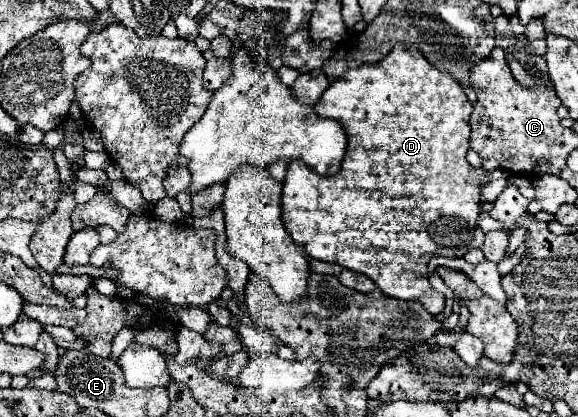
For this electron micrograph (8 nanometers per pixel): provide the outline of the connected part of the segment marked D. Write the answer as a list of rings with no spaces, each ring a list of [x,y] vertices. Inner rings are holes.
[[[401,44],[395,46],[387,58],[383,58],[377,64],[363,64],[359,68],[351,68],[347,70],[343,76],[339,76],[327,90],[325,94],[319,98],[319,102],[315,104],[315,110],[319,116],[323,118],[335,118],[341,120],[341,124],[347,130],[349,136],[349,144],[347,144],[347,154],[341,162],[341,170],[335,176],[319,176],[312,171],[307,165],[300,160],[292,161],[287,169],[285,179],[283,180],[283,196],[281,196],[281,208],[283,208],[283,224],[287,228],[287,232],[291,234],[293,242],[297,246],[301,246],[309,258],[315,260],[323,260],[323,262],[333,262],[339,264],[347,270],[365,274],[367,278],[371,278],[383,294],[399,298],[399,300],[415,300],[421,302],[425,306],[425,310],[429,310],[429,314],[437,316],[443,312],[445,308],[445,296],[441,292],[437,292],[431,284],[429,278],[425,274],[427,264],[433,256],[451,256],[451,258],[461,258],[465,252],[469,252],[471,248],[481,248],[483,246],[483,232],[481,228],[473,228],[477,226],[477,216],[479,216],[479,188],[483,182],[487,180],[497,180],[497,178],[505,178],[507,174],[499,168],[495,170],[489,178],[485,170],[475,170],[469,162],[467,162],[467,150],[469,150],[469,136],[471,136],[471,126],[469,126],[469,116],[473,112],[473,104],[467,100],[461,84],[449,74],[449,72],[441,72],[435,66],[431,66],[425,56],[421,54],[421,50],[405,50]]]

